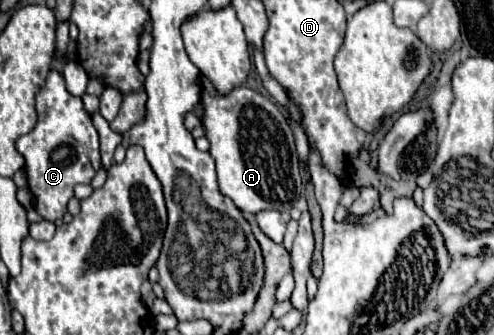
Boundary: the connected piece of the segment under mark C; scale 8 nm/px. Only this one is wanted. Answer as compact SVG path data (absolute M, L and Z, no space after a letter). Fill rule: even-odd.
M55 69L49 71L45 85L37 93L37 115L39 115L39 119L37 119L35 129L31 133L23 135L21 139L17 139L17 151L25 159L25 173L27 173L27 179L29 179L29 189L35 197L37 213L47 221L57 221L67 211L67 201L73 197L73 187L77 183L91 183L91 179L95 177L97 169L93 167L91 159L97 159L97 157L95 157L95 153L91 155L89 147L99 145L99 137L97 137L97 131L91 123L91 115L83 107L81 97L75 97L65 89L65 79Z

